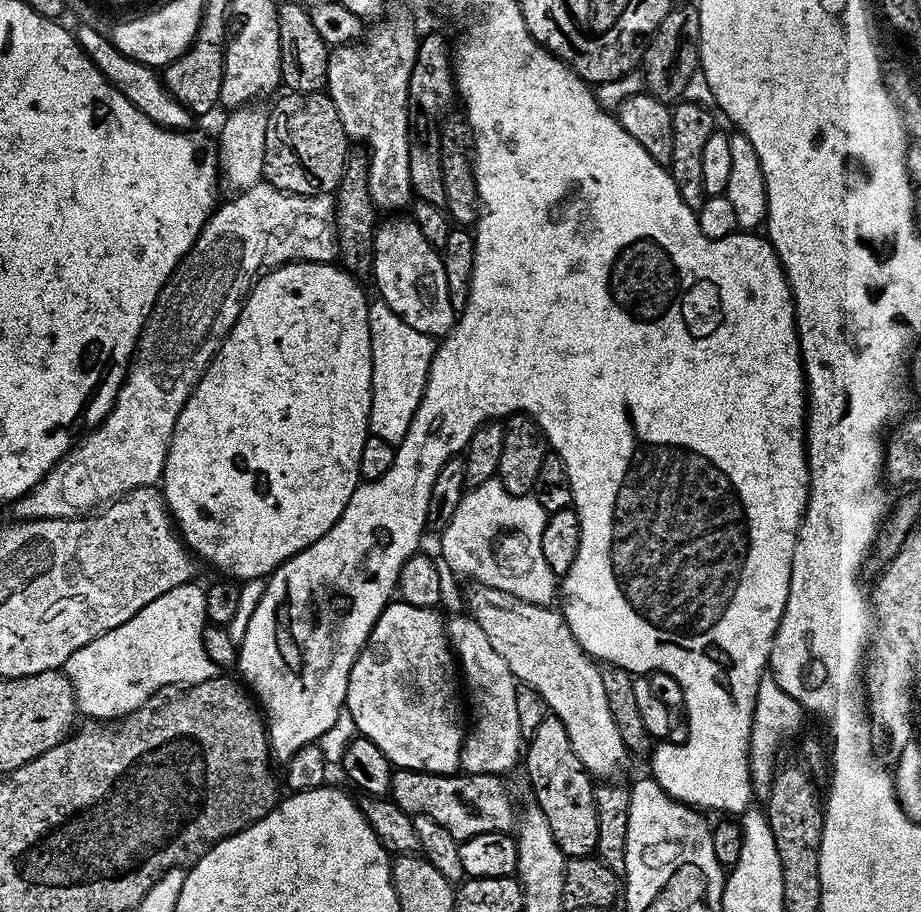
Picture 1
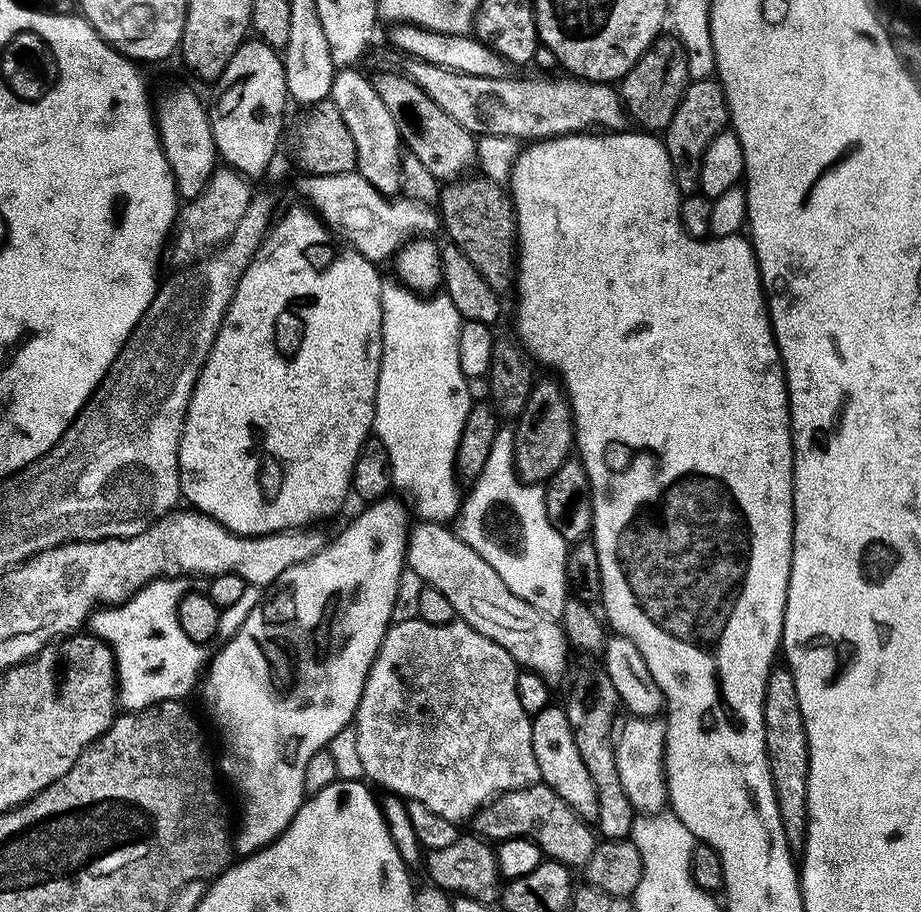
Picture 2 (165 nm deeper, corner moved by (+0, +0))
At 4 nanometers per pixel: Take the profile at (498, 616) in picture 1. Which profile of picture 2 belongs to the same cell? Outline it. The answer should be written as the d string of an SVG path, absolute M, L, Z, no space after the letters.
M416 522L411 525L408 534L408 555L406 557L407 567L413 572L418 579L427 587L438 590L438 594L446 597L446 602L450 602L450 606L454 606L457 617L469 624L474 630L478 630L478 634L482 634L486 638L490 638L490 642L498 642L498 646L502 646L502 650L506 650L506 654L510 654L510 658L515 660L521 669L529 672L537 672L543 680L547 680L549 684L556 686L564 676L564 671L568 668L568 652L570 653L570 645L568 639L564 637L559 623L553 617L544 615L534 606L530 606L530 602L526 602L517 596L505 586L502 578L498 578L498 574L490 566L490 562L486 562L486 558L482 558L478 554L474 554L474 550L470 550L470 546L466 546L466 542L462 542L462 538L451 527L435 522Z

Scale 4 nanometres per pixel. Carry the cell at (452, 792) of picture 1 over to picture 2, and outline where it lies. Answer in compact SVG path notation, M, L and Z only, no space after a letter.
M542 782L495 796L489 804L476 811L470 827L475 835L482 836L489 842L526 838L537 844L547 859L557 860L576 870L583 869L598 843L593 825L574 814L574 810L570 810L570 806L566 806L566 802L562 802L562 798L558 798L558 794L554 794L554 790Z

